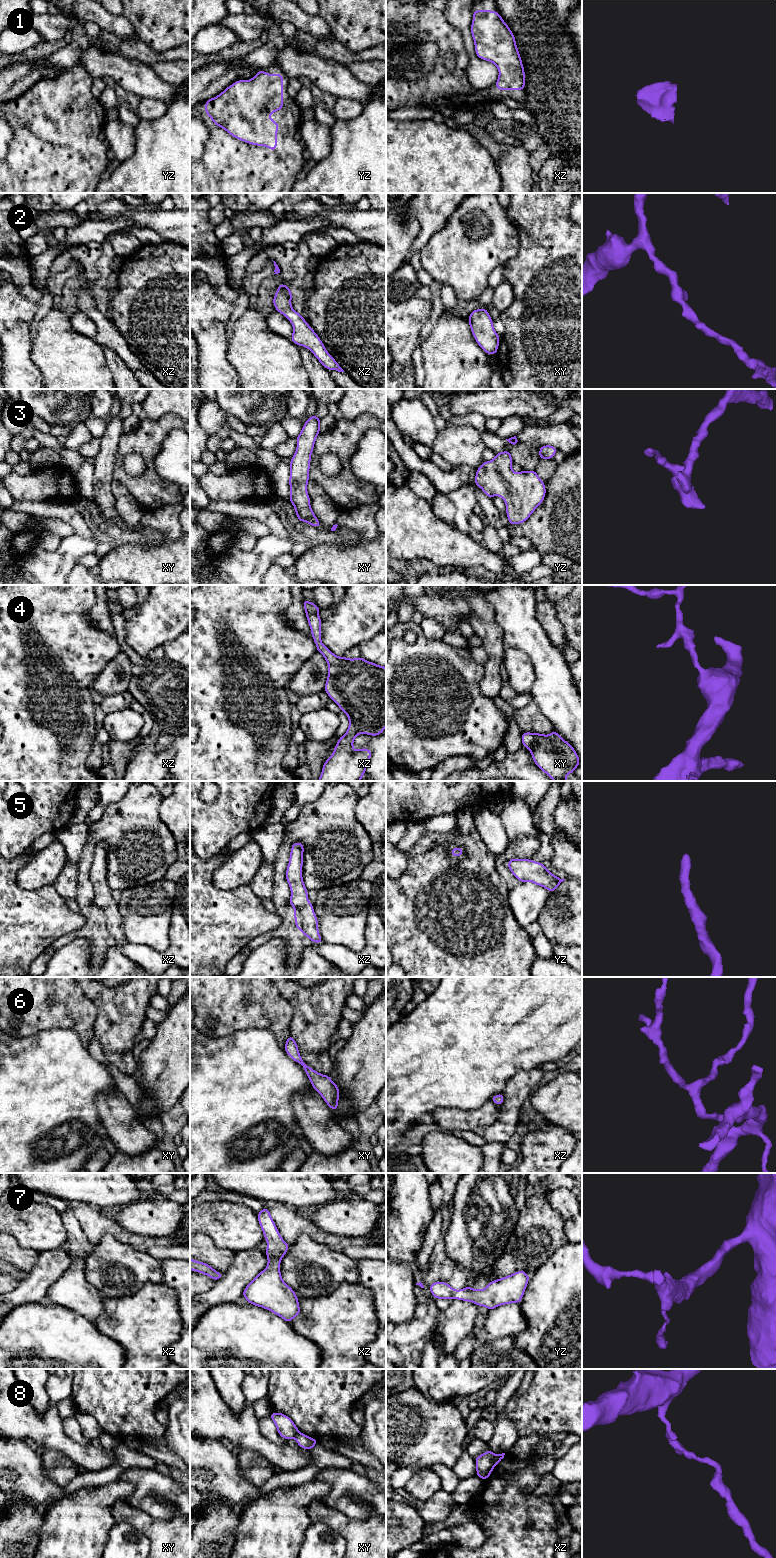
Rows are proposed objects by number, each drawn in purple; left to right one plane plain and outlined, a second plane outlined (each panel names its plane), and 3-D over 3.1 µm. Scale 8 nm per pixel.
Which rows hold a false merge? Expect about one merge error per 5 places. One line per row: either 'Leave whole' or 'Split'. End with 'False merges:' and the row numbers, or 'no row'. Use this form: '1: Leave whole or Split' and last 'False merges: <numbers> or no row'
1: Leave whole
2: Leave whole
3: Leave whole
4: Leave whole
5: Leave whole
6: Leave whole
7: Leave whole
8: Split
False merges: 8

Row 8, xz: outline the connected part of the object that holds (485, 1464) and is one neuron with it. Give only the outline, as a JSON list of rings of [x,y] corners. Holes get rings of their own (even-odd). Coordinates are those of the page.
[[[488,1449],[482,1455],[474,1457],[476,1463],[476,1476],[480,1477],[482,1480],[487,1480],[493,1471],[495,1454]]]

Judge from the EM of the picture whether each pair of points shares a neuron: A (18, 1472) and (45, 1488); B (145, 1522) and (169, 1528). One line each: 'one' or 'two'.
A: one
B: one

